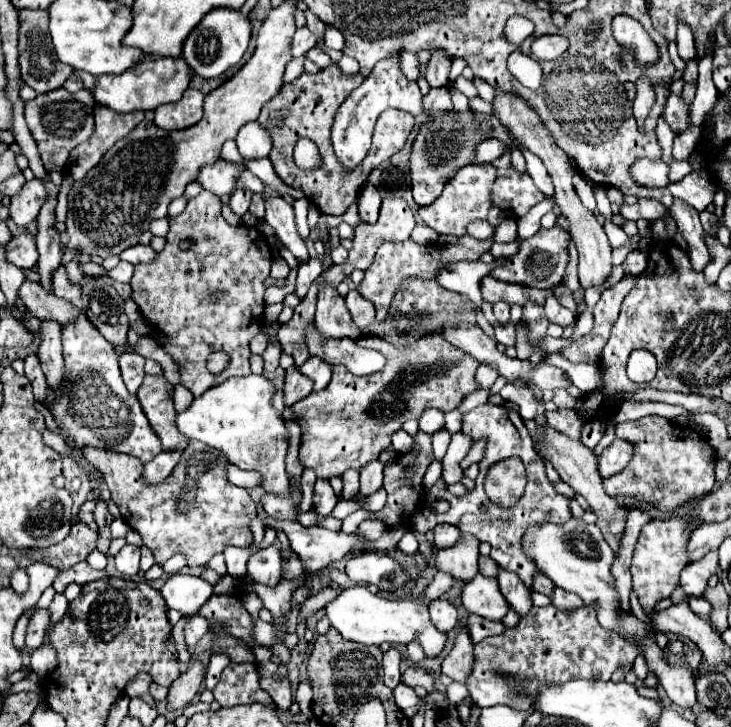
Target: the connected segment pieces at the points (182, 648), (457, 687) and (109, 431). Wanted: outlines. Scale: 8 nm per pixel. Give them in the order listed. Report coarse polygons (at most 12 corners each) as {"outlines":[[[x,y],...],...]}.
{"outlines":[[[183,615],[172,628],[178,659],[187,651],[184,626],[191,615]],[[452,682],[447,688],[451,704],[470,696],[465,684]],[[65,265],[53,293],[63,389],[43,401],[79,449],[151,461],[161,441],[123,385],[117,353],[87,319]]]}

